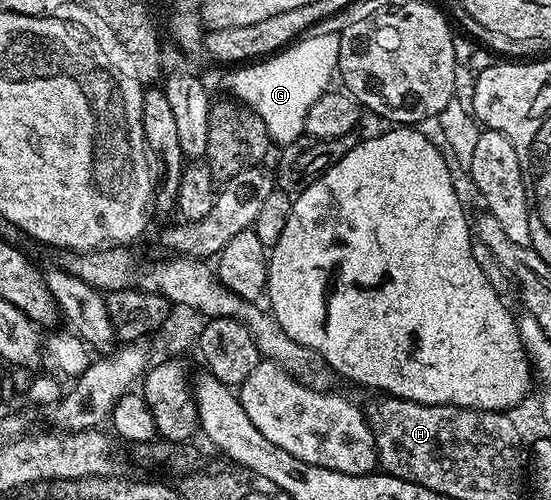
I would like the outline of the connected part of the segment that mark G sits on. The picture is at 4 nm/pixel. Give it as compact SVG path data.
M311 33L306 37L300 37L295 40L294 43L286 46L281 51L275 52L273 55L268 55L258 61L248 62L246 65L239 65L234 68L235 71L227 79L227 87L232 96L238 102L242 103L245 107L252 107L257 113L257 117L261 117L261 121L265 121L265 129L269 129L271 134L272 144L275 145L286 145L289 143L300 142L301 136L304 134L305 128L307 126L307 114L309 109L313 109L313 101L317 101L321 96L327 92L327 90L332 86L331 78L334 80L337 75L337 68L339 66L339 37L338 34L332 33L332 35L315 35L319 33Z

